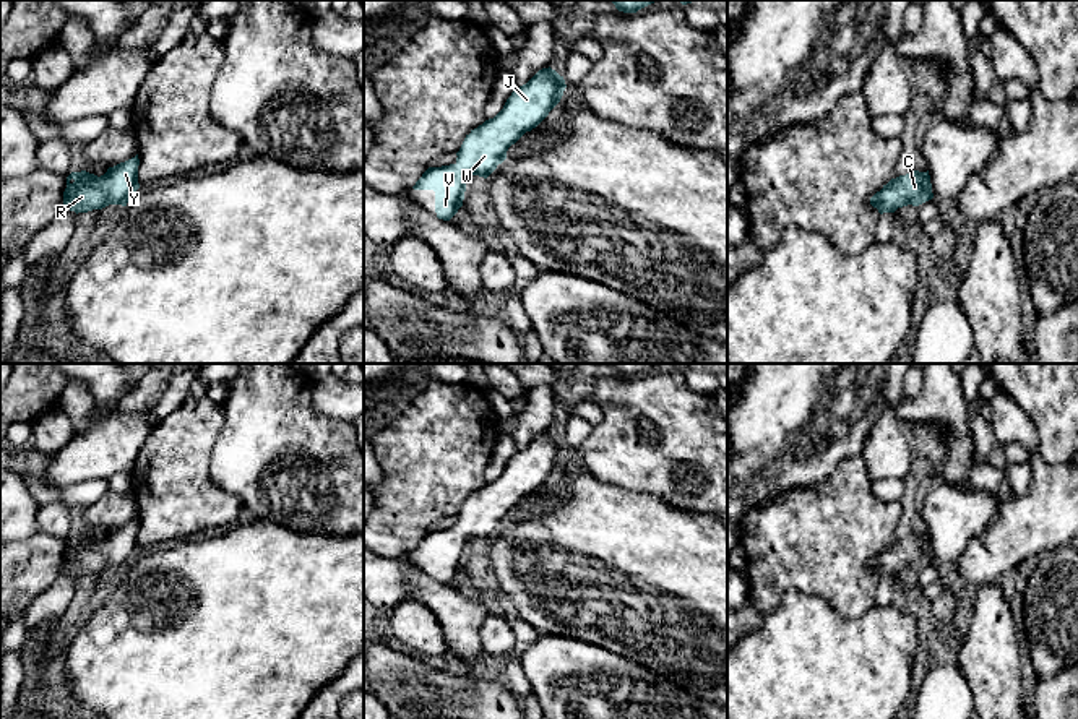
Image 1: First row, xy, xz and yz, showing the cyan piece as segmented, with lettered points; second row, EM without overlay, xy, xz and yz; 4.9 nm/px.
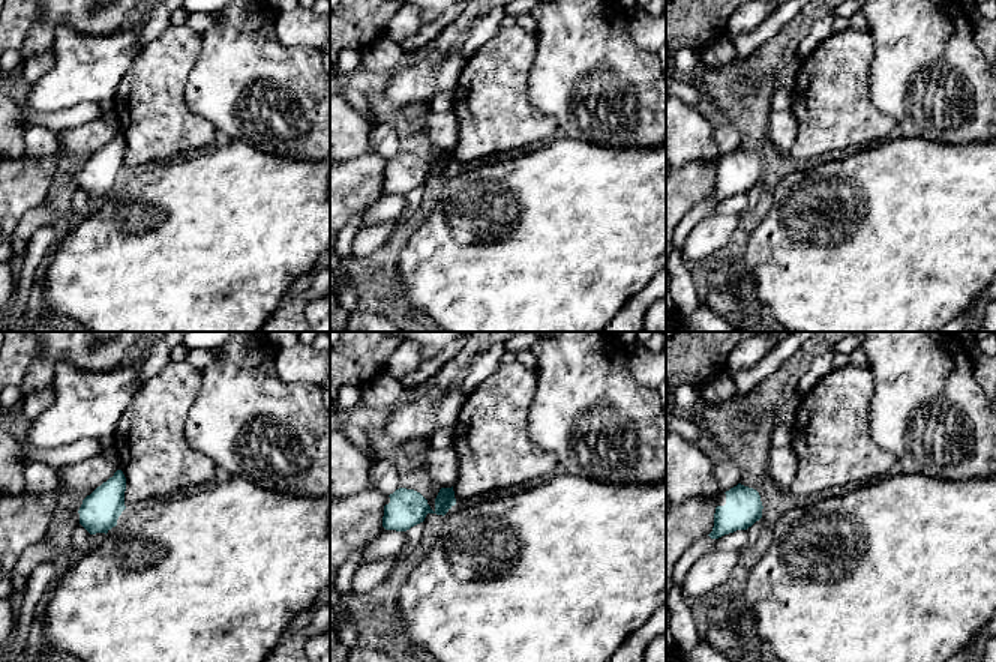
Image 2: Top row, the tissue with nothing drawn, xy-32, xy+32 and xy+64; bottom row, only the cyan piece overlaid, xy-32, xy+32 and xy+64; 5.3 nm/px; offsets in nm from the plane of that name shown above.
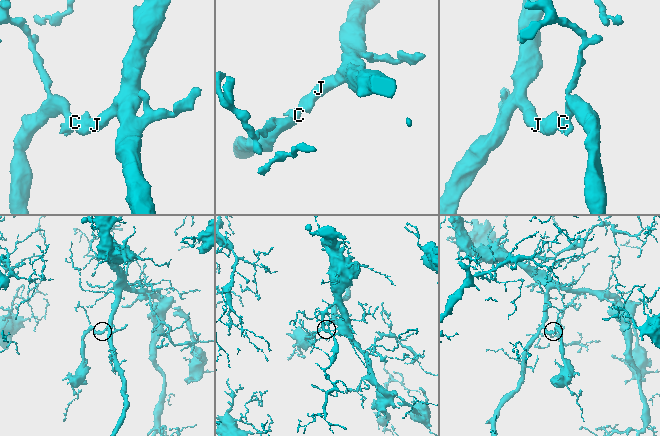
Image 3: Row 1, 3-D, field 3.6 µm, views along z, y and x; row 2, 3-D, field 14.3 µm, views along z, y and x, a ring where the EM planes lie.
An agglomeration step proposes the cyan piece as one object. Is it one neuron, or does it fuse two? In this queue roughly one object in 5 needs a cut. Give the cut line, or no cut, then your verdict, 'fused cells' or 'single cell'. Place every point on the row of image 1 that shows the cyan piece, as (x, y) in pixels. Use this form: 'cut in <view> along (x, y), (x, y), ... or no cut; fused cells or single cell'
no cut; single cell

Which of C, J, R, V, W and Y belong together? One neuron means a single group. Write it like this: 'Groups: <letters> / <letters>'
Groups: C J R V W Y

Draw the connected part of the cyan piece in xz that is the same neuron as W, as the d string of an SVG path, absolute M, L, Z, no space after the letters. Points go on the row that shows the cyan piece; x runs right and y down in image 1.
M539 70L511 93L494 118L466 135L455 164L429 167L412 188L433 190L437 217L450 221L463 206L469 177L487 179L507 159L508 148L560 102L565 88L563 76L555 70Z

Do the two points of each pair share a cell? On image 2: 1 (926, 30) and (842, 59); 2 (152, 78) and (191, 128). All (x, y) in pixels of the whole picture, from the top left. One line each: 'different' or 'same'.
1: different
2: same

